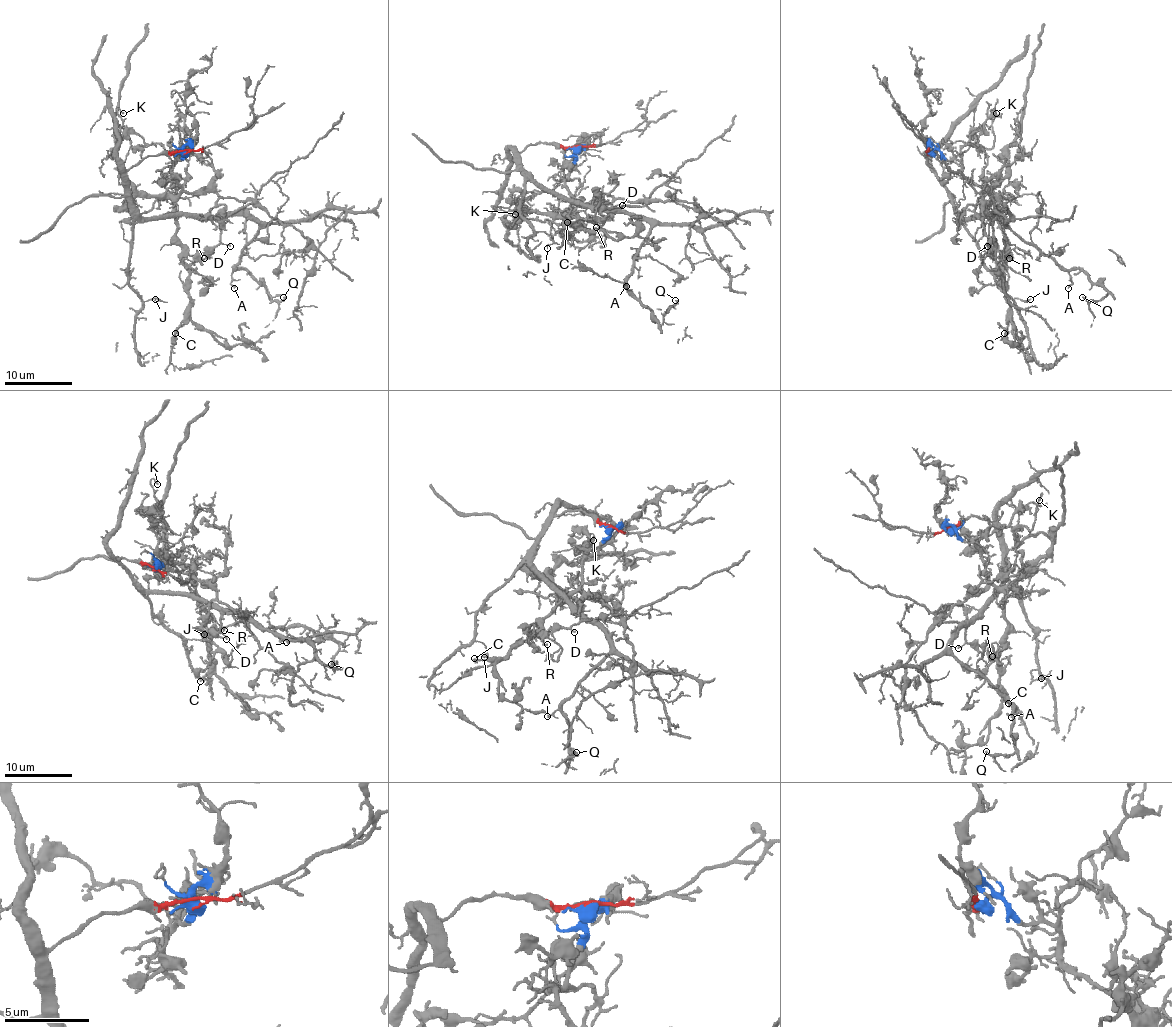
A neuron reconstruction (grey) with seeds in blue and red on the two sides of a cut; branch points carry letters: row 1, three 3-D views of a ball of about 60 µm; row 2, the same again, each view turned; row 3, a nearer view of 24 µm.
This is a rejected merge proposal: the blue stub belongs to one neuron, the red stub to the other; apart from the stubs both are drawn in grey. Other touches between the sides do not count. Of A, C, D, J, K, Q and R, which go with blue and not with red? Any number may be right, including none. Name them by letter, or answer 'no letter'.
C, K, R

